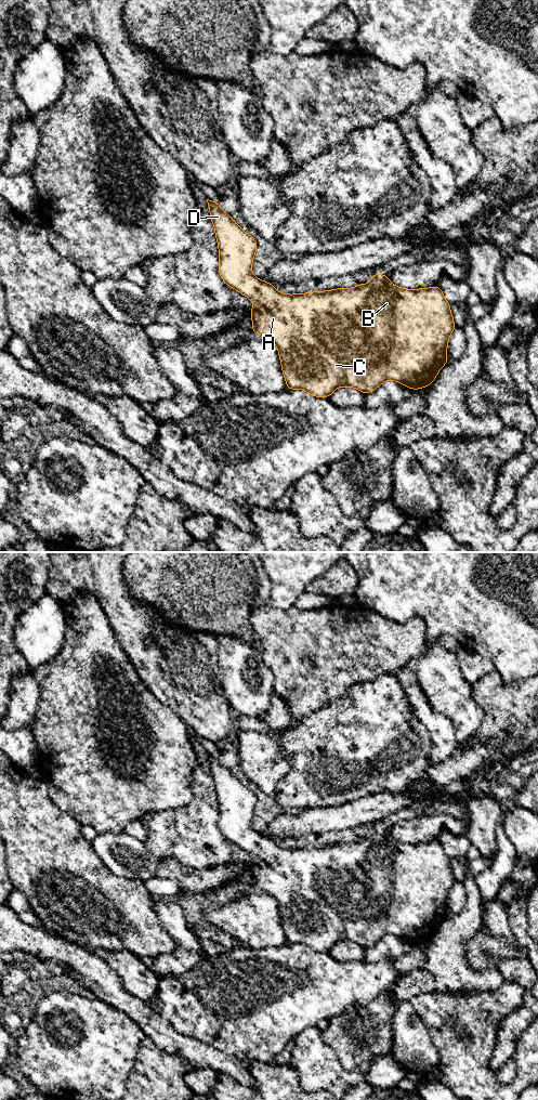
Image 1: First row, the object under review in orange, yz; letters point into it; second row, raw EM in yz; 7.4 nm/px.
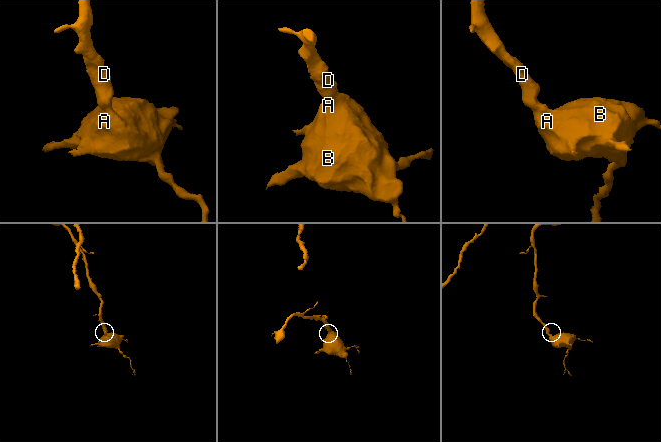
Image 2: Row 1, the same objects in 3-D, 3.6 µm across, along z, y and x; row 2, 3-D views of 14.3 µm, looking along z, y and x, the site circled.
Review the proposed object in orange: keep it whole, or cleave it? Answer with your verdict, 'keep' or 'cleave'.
keep

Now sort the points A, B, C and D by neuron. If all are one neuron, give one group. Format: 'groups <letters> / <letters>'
groups A B C D

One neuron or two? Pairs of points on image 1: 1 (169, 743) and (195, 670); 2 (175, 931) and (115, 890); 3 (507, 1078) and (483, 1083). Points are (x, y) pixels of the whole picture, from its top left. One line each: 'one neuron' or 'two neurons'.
1: two neurons
2: two neurons
3: two neurons

